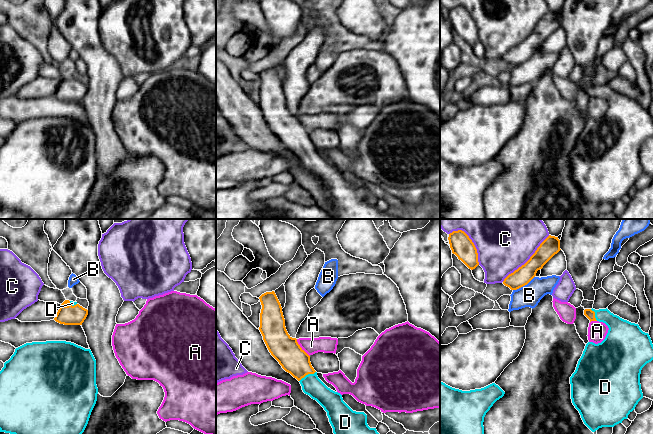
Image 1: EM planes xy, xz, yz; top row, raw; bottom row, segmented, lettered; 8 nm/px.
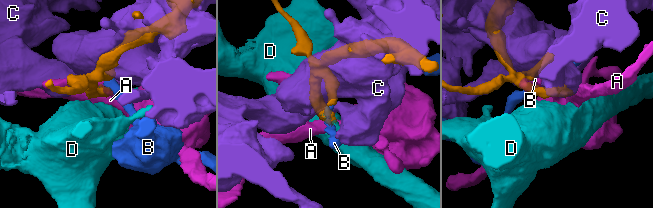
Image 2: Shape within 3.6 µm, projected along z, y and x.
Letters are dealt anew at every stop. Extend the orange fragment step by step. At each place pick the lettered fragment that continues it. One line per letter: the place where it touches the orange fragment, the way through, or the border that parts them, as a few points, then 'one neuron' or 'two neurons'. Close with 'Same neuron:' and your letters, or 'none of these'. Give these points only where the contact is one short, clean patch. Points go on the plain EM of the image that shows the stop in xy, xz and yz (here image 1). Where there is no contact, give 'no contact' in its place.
A: meets orange in xz at (301, 124); two neurons
B: meets orange in yz at (523, 61); border along yz (534, 52), (526, 60), (513, 66); two neurons
C: meets orange in yz at (528, 36); two neurons
D: meets orange in xz at (307, 150); runs through xz (287, 127), (307, 150), (311, 161); one neuron
Same neuron: D

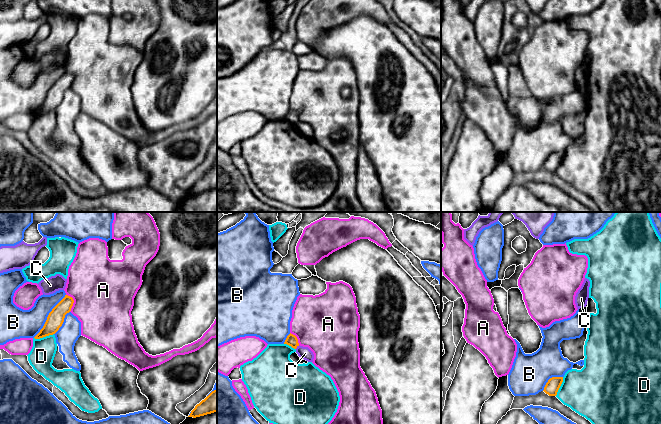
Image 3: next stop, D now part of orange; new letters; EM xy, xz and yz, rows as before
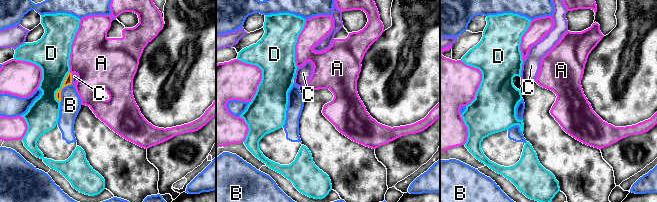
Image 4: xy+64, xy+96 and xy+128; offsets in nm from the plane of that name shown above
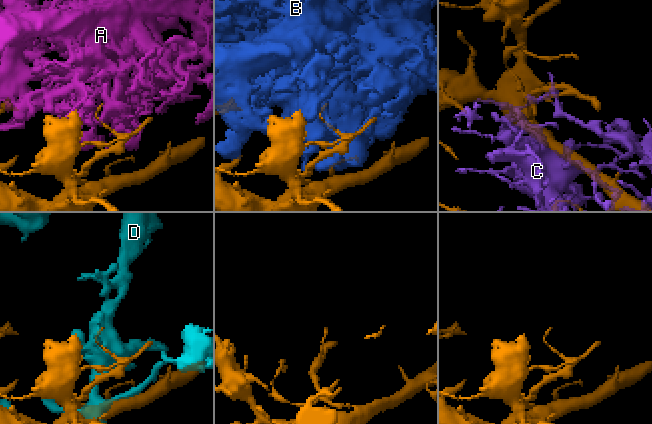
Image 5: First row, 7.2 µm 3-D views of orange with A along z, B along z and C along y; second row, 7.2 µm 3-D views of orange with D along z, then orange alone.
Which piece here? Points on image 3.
A: meets orange in xy at (73, 78); two neurons
B: meets orange in xy at (48, 92); two neurons
C: meets orange in xz at (297, 121); border along xz (299, 121), (295, 124); two neurons
D: meets orange in xy at (43, 112); two neurons
Same neuron: none of these

